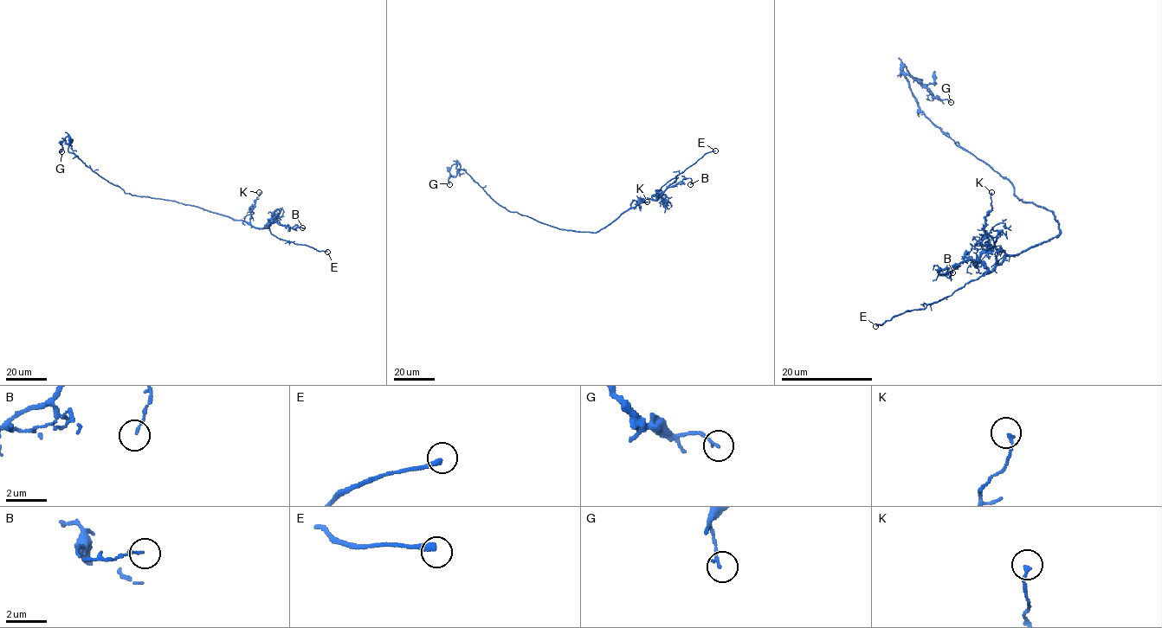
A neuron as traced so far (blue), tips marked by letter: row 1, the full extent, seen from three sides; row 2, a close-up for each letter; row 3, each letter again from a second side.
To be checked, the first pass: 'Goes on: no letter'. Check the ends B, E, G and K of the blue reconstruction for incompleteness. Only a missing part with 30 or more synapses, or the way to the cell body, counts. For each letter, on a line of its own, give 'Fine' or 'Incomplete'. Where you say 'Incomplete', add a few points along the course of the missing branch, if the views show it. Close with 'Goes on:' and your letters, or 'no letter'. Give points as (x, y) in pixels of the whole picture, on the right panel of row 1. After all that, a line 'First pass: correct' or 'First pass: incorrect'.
B: Fine
E: Incomplete. Course of what is missing: (875, 326), (871, 320), (867, 322), (879, 334)
G: Fine
K: Fine
Goes on: E
First pass: incorrect

